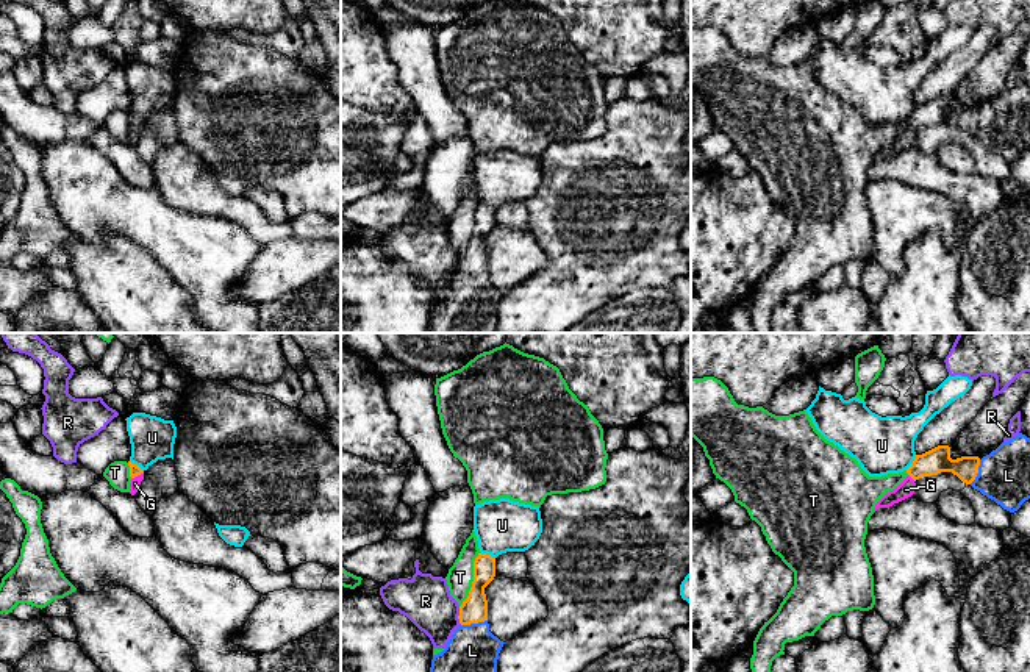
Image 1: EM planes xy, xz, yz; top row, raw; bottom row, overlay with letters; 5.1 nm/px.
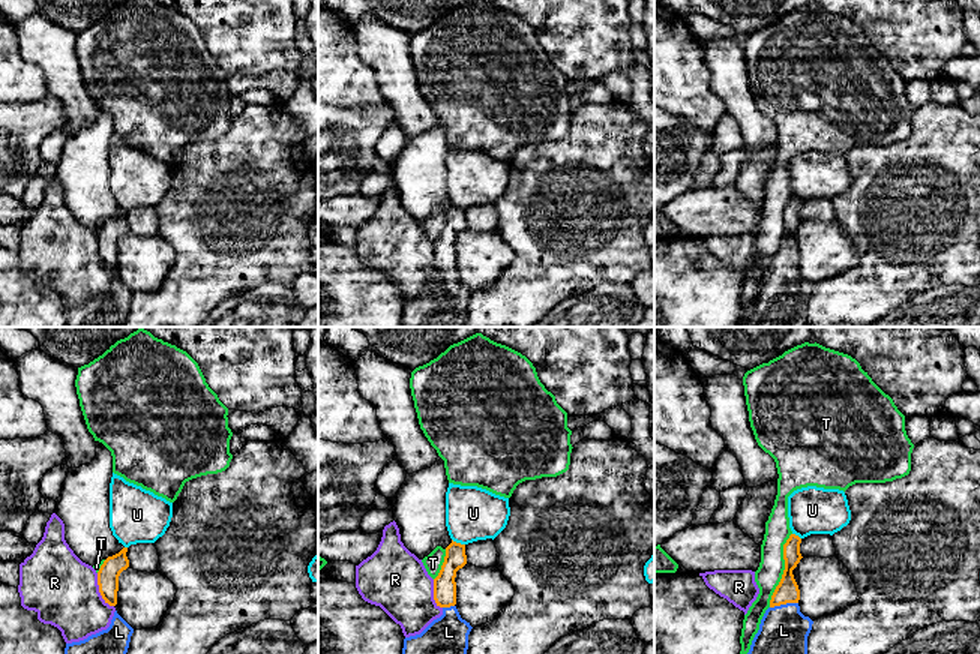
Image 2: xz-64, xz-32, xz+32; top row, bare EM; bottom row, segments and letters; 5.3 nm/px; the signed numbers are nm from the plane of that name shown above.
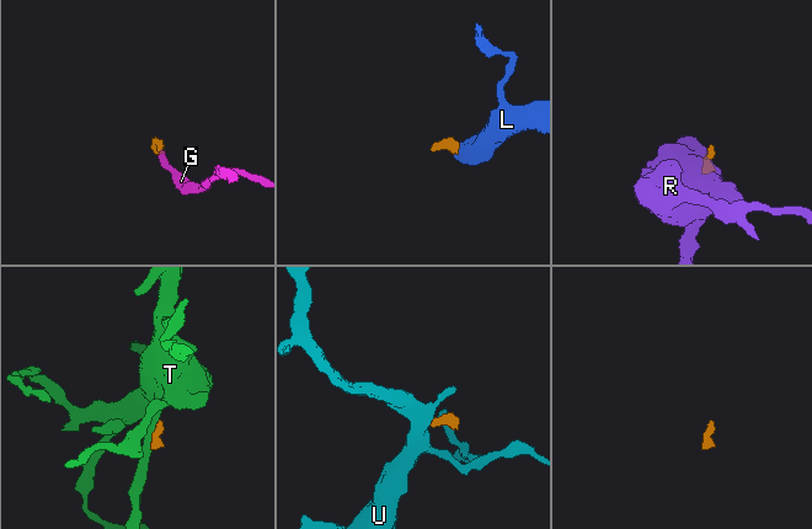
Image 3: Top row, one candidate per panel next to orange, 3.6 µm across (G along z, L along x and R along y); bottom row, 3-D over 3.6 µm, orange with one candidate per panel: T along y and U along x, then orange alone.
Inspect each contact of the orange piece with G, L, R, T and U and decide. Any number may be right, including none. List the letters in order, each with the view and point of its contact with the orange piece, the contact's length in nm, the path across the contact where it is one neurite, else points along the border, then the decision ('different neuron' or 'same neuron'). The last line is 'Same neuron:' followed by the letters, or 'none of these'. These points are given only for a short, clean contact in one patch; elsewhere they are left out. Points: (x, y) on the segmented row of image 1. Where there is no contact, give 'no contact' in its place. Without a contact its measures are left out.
G: contact xy (136, 475); length 70 nm; way xy (135, 471), (136, 475), (135, 483); same neuron
L: contact xz (474, 622); length 140 nm; way xz (474, 610), (474, 622), (472, 647); same neuron
R: contact xz (458, 616); length 100 nm; border xz (458, 607), (458, 621), (461, 624); different neuron
T: contact xz (474, 580); length 300 nm; border xz (479, 552), (474, 561), (472, 586), (460, 607); different neuron
U: contact yz (913, 463); length 100 nm; border yz (916, 455), (907, 471); different neuron
Same neuron: G, L

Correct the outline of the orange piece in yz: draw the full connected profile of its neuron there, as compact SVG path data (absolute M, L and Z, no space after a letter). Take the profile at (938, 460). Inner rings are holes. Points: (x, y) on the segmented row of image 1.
M1019 433L982 459L978 456L952 459L949 445L916 455L905 480L877 502L874 513L911 497L916 480L941 472L952 472L1003 509L1014 513L1030 499L1030 438Z

